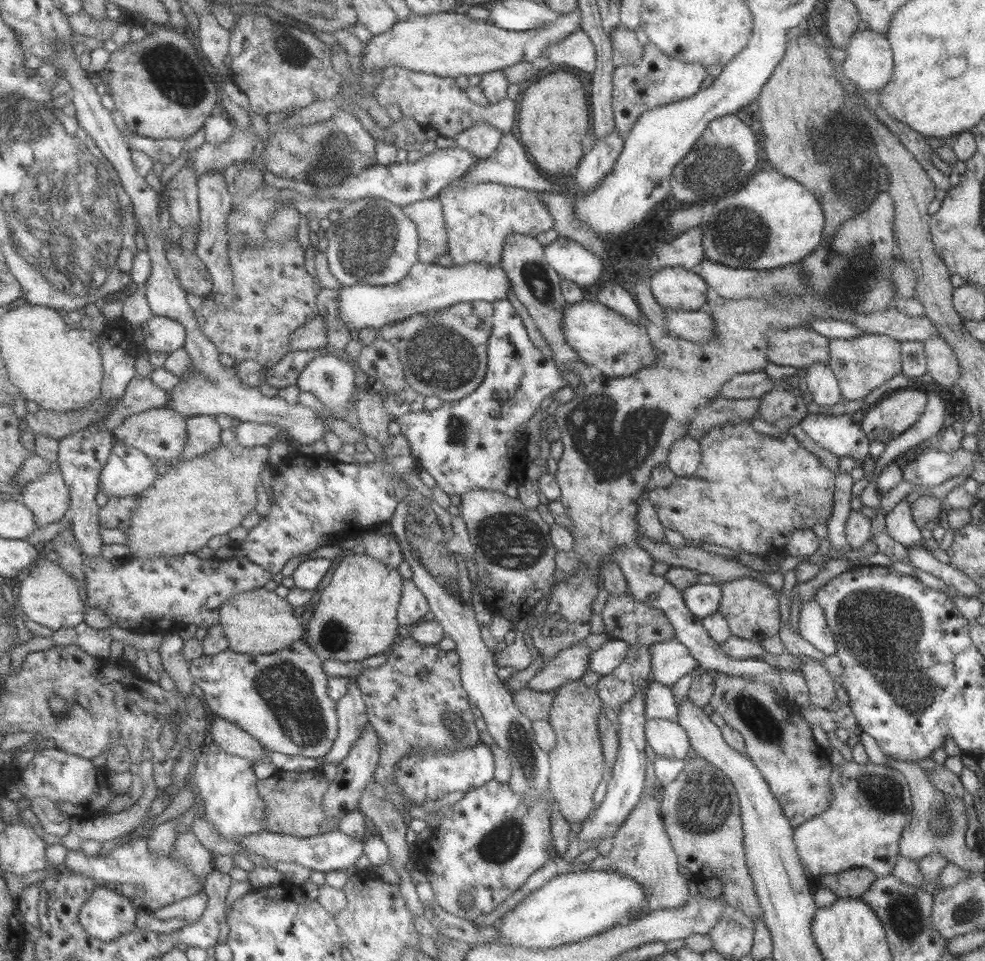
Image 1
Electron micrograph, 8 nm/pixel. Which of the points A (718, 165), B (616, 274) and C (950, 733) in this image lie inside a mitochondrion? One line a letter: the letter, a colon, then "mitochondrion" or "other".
A: mitochondrion
B: other
C: other

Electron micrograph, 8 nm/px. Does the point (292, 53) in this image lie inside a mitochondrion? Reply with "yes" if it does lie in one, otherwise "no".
yes

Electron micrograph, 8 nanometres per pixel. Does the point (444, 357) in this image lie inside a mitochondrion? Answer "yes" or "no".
yes

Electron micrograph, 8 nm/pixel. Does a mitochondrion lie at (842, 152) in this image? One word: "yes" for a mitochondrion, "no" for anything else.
yes

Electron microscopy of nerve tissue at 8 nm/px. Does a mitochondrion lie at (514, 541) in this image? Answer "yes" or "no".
yes

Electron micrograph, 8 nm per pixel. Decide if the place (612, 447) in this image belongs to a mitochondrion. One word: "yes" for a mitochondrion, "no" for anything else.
yes

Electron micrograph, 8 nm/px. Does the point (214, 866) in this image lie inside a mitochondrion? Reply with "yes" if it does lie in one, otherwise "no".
no

